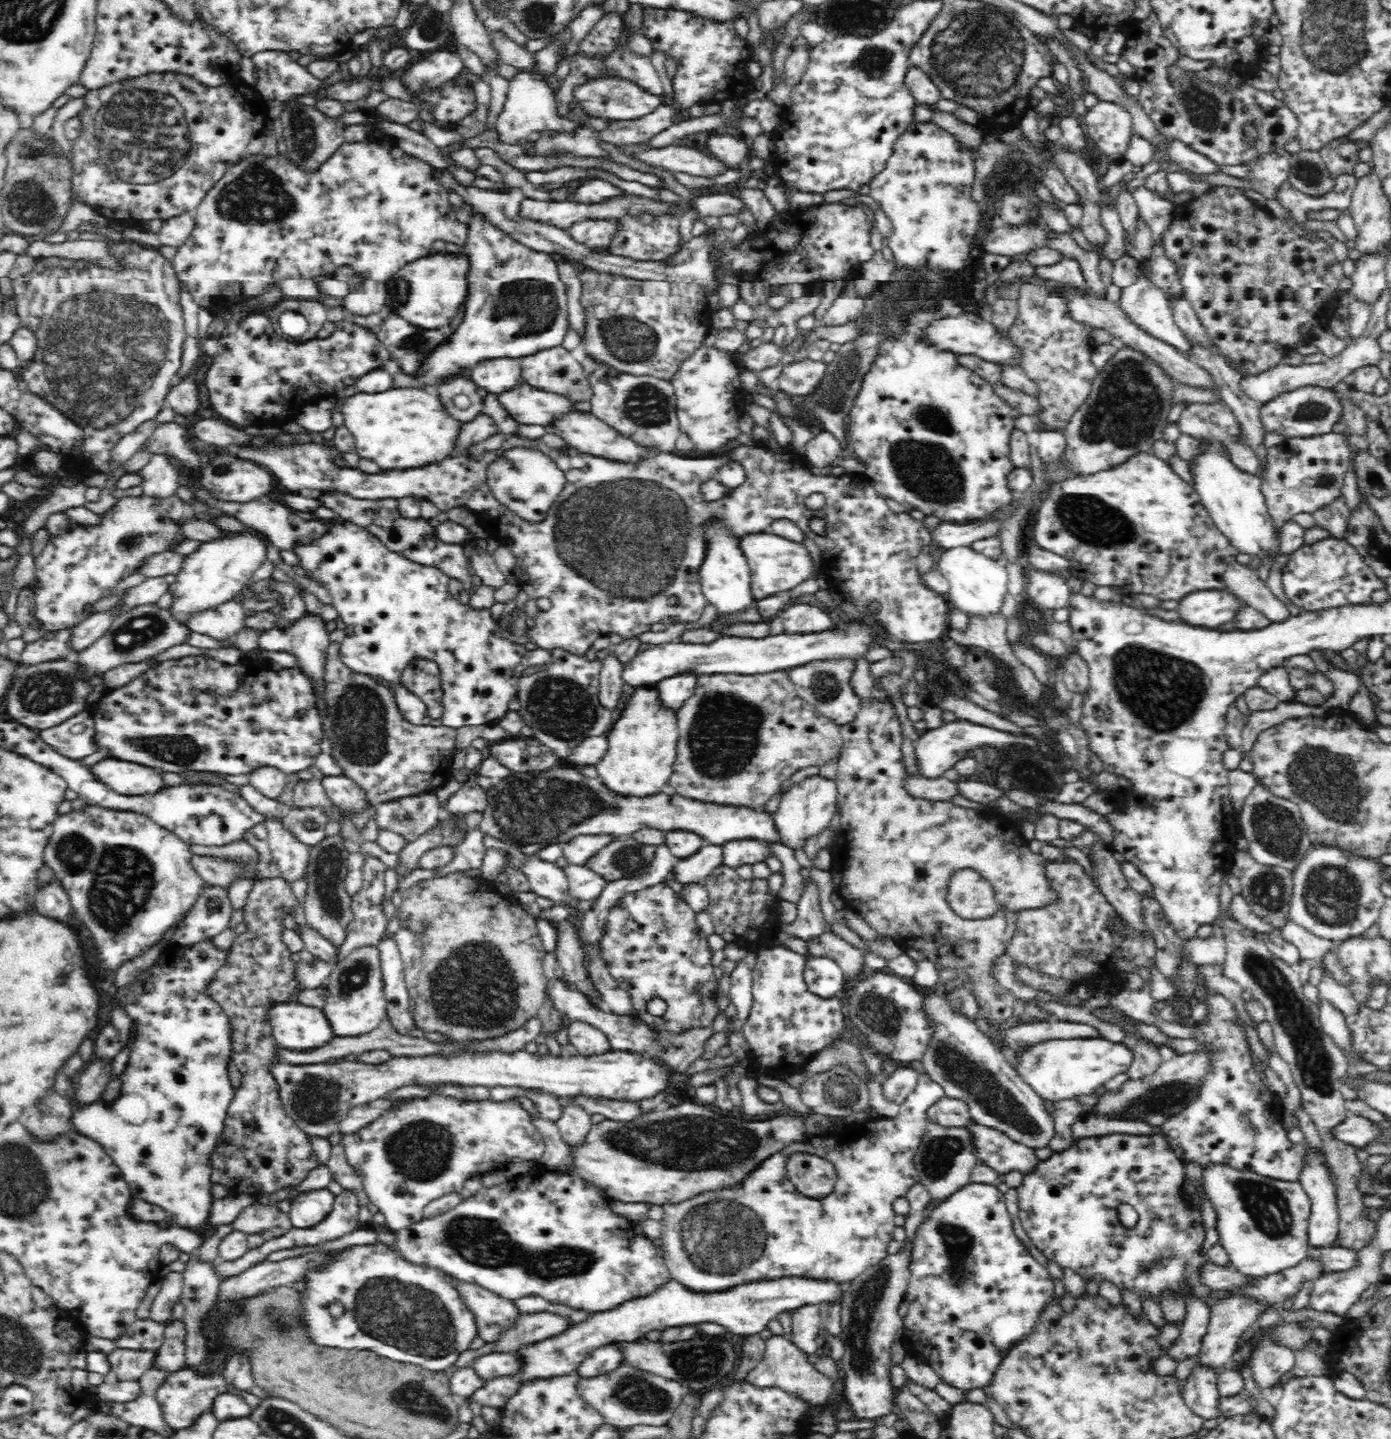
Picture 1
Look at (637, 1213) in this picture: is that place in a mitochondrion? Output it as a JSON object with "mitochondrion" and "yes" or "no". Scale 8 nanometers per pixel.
{"mitochondrion":"no"}

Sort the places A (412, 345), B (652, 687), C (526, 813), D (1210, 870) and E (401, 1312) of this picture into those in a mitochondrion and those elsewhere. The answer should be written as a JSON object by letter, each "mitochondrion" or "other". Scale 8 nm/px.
{"A":"mitochondrion","B":"other","C":"mitochondrion","D":"other","E":"mitochondrion"}

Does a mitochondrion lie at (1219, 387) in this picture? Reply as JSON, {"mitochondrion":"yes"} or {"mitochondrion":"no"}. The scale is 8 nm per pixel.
{"mitochondrion":"no"}

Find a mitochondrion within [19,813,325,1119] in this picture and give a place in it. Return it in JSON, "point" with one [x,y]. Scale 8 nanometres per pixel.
{"point":[124,879]}

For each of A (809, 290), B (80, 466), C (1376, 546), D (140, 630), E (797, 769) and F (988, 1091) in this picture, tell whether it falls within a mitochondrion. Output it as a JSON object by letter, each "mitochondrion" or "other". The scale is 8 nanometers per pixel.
{"A":"other","B":"other","C":"mitochondrion","D":"mitochondrion","E":"other","F":"mitochondrion"}

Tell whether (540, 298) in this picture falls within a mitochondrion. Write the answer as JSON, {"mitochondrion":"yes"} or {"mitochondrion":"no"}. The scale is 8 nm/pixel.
{"mitochondrion":"yes"}

